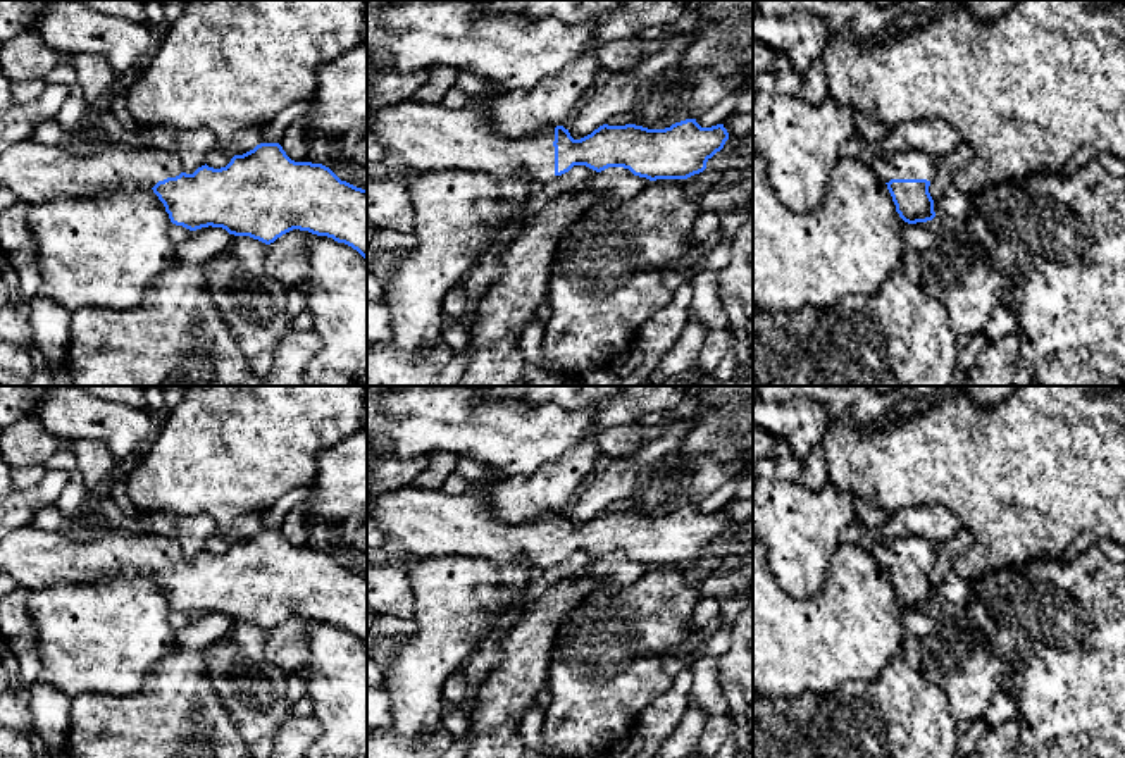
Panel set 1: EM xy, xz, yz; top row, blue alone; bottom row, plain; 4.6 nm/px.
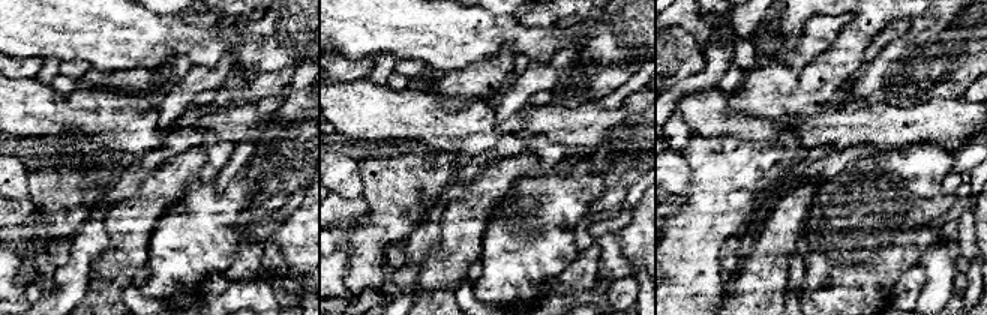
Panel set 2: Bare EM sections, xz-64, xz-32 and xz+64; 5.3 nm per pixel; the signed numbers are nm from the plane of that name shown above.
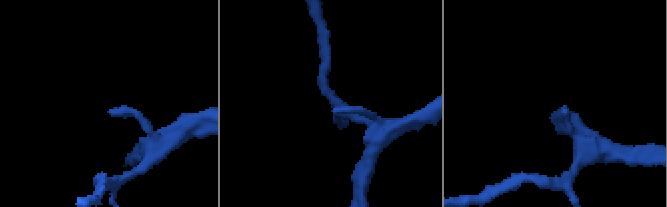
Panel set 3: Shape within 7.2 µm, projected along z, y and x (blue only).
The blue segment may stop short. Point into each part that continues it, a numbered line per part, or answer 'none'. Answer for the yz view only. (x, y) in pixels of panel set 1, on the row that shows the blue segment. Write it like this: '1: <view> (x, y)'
1: yz (905, 164)

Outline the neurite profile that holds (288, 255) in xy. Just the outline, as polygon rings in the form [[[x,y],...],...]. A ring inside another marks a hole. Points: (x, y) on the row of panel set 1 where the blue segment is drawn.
[[[293,229],[267,245],[264,255],[267,272],[283,276],[288,286],[296,286],[310,274],[310,239],[315,234]]]

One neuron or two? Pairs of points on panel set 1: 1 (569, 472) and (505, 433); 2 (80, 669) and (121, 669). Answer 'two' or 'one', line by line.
1: two
2: one

